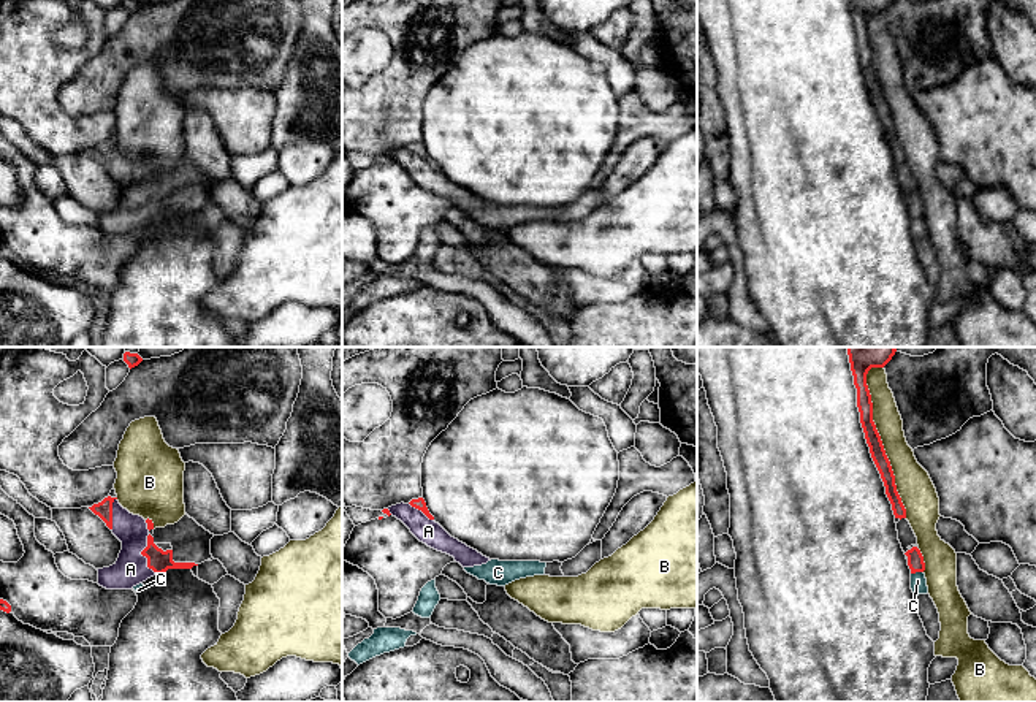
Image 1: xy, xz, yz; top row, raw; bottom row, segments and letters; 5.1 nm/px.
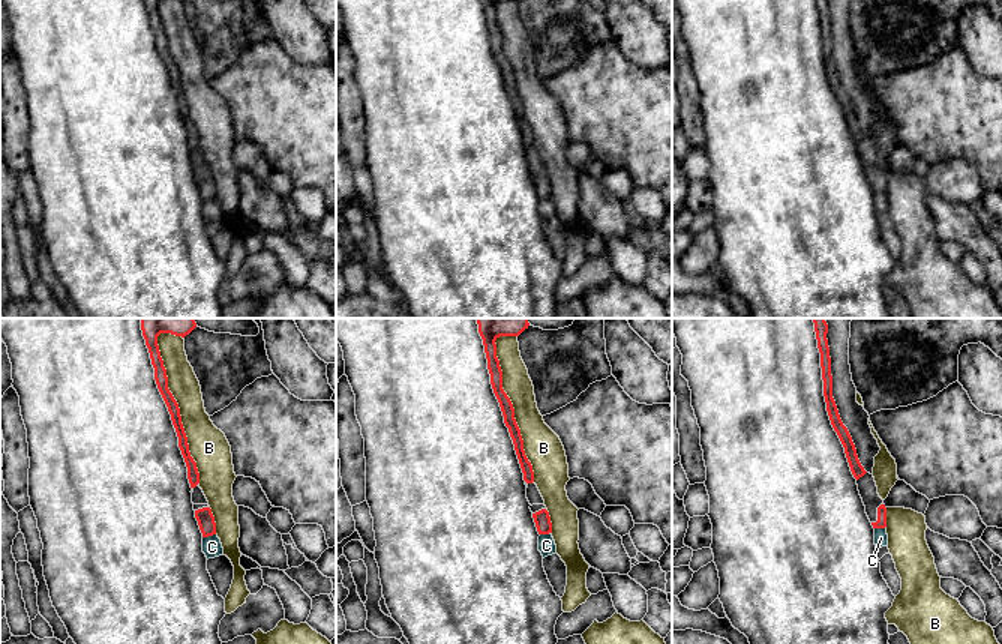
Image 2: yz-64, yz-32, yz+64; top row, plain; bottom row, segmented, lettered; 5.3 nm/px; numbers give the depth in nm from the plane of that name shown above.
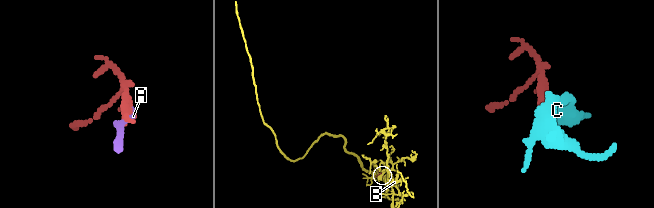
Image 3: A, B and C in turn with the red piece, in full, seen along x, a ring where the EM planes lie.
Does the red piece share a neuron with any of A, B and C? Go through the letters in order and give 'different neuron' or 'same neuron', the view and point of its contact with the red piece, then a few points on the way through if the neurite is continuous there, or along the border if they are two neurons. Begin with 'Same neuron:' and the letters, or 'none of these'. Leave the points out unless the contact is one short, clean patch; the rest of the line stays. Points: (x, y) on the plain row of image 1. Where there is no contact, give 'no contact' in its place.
Same neuron: A
A: same neuron; contact xy (143, 200)
B: different neuron; contact yz (881, 87)
C: different neuron; contact yz (916, 216); border yz (922, 216), (911, 219)

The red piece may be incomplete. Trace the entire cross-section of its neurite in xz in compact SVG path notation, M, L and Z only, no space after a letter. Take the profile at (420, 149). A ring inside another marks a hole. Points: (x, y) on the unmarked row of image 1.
M423 143L412 144L409 149L401 147L391 151L382 157L401 165L420 187L453 201L463 212L482 211L491 206L477 195L451 182L439 168L436 168Z

